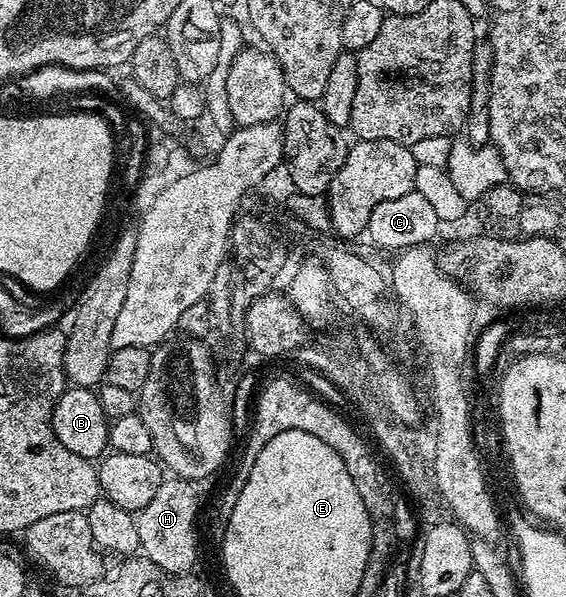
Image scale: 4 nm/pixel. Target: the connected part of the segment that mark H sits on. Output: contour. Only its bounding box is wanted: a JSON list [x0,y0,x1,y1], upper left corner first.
[136,477,198,574]

